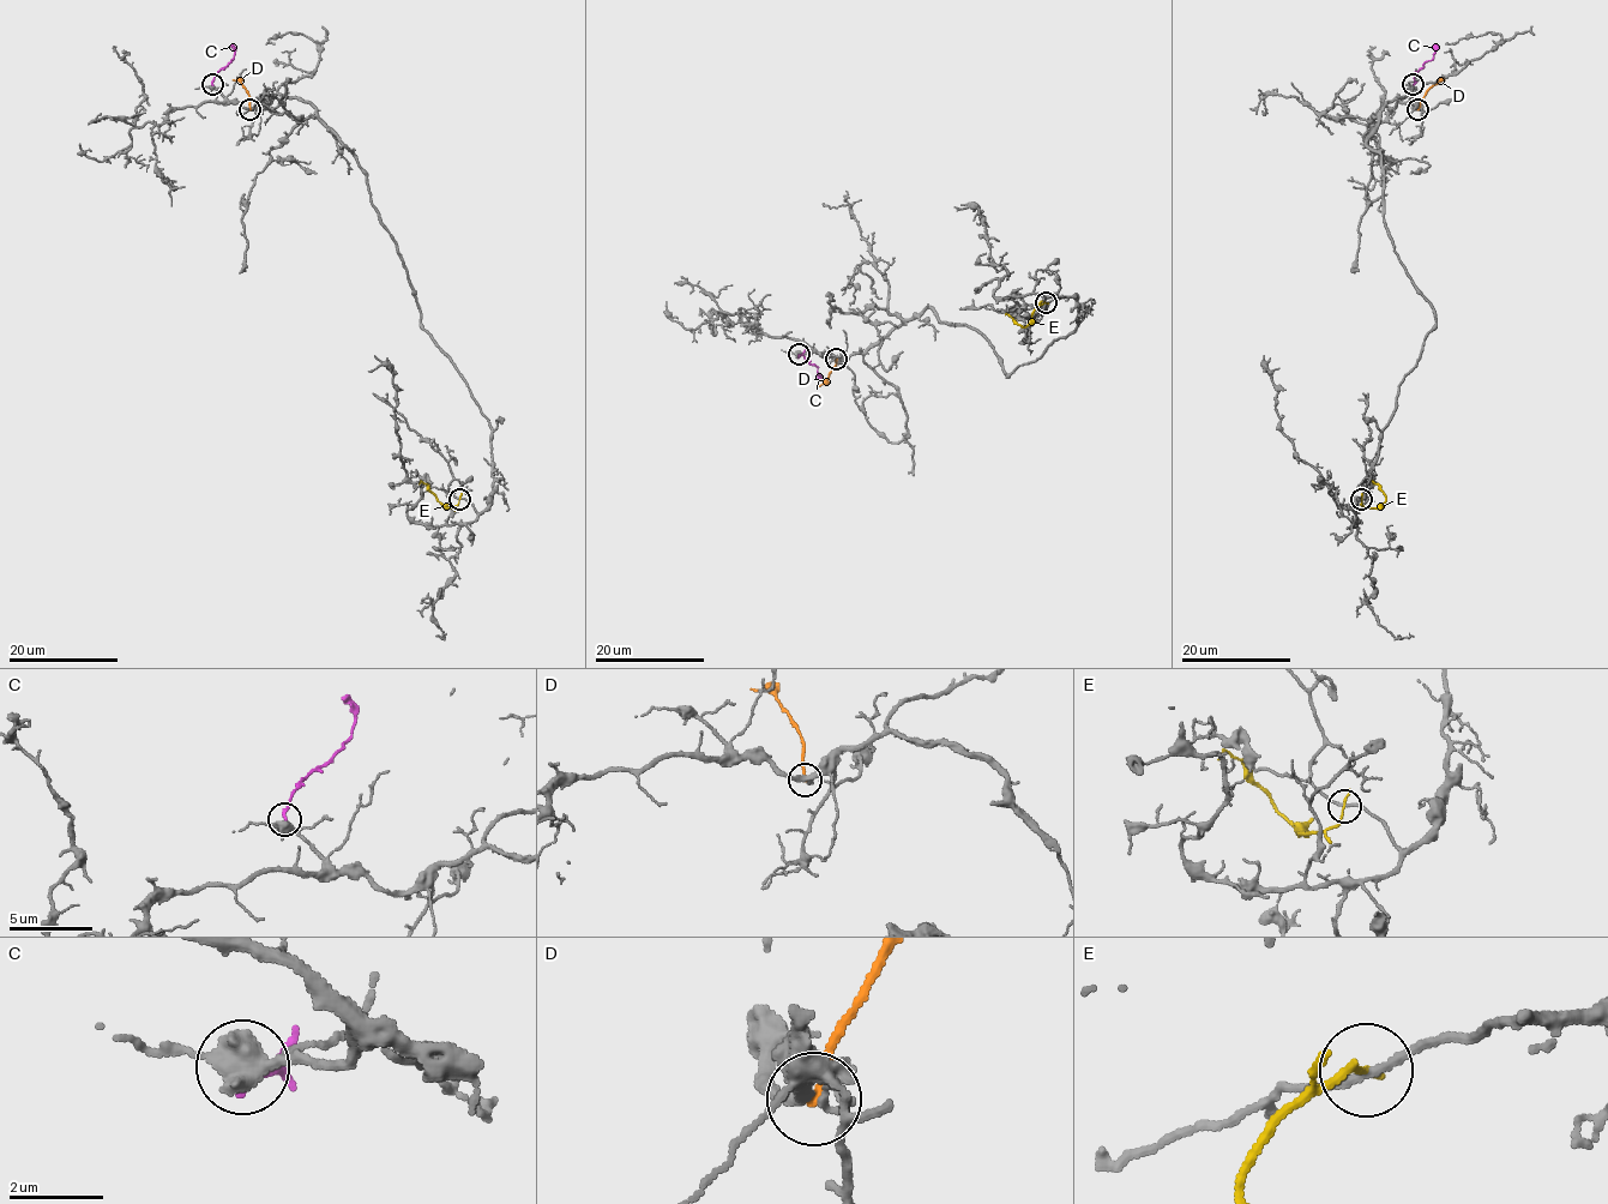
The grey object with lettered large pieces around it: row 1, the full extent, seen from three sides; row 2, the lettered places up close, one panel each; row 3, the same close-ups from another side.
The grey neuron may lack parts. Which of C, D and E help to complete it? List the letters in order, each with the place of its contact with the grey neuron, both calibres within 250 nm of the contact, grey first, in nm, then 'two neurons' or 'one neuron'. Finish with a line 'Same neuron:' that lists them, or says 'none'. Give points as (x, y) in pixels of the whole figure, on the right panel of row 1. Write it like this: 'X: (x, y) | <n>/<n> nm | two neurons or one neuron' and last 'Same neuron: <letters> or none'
C: (1413, 84) | 420/200 nm | one neuron
D: (1417, 109) | 260/180 nm | two neurons
E: (1361, 499) | 170/150 nm | two neurons
Same neuron: C

